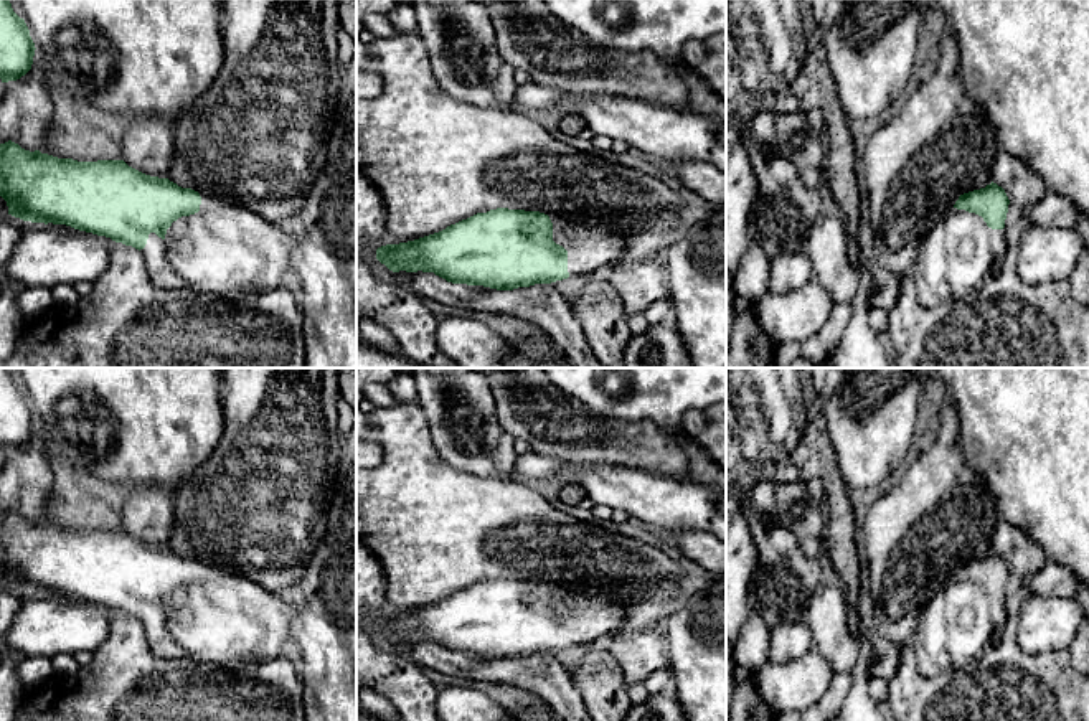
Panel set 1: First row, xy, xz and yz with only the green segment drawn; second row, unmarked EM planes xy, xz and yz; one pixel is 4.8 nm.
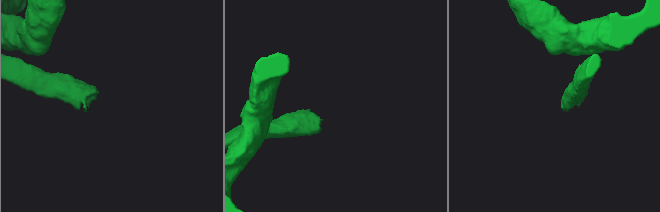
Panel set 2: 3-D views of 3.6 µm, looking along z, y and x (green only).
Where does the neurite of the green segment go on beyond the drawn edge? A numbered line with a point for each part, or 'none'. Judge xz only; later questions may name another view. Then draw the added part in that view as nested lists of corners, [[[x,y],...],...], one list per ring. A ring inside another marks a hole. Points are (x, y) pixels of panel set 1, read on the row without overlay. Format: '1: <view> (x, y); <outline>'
1: xz (589, 619); [[[548,584],[553,610],[568,620],[569,647],[599,645],[620,629],[627,606],[610,596],[586,597]]]

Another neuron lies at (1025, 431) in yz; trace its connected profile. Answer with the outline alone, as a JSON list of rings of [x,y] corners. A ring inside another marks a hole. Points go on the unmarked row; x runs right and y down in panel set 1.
[[[936,368],[960,421],[960,447],[967,462],[990,488],[1002,518],[1028,533],[1048,554],[1049,561],[1069,568],[1089,586],[1089,368]]]

